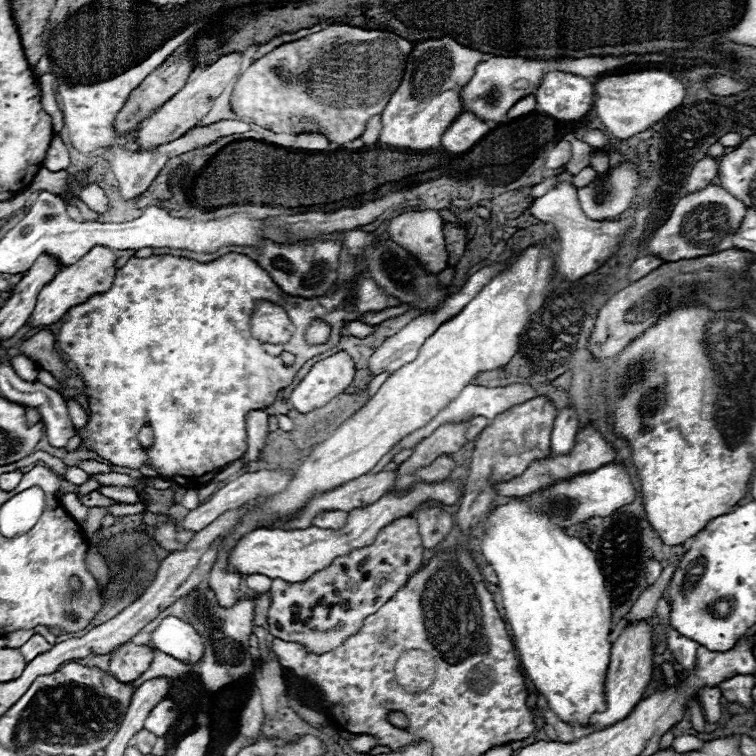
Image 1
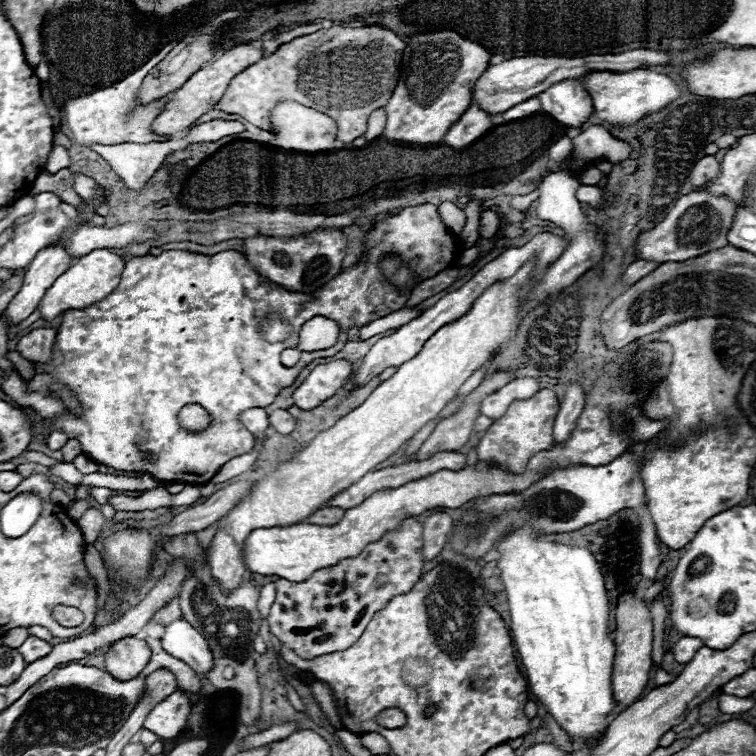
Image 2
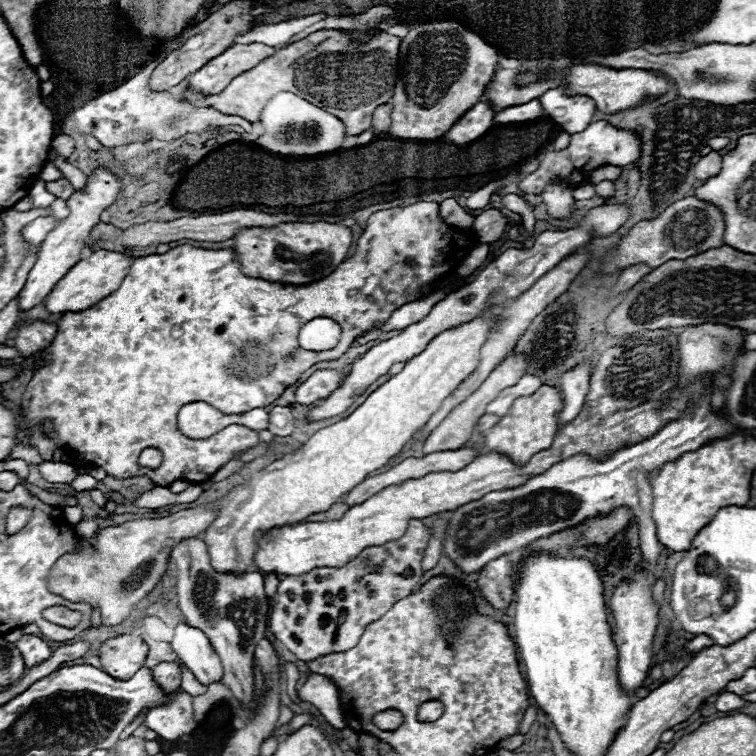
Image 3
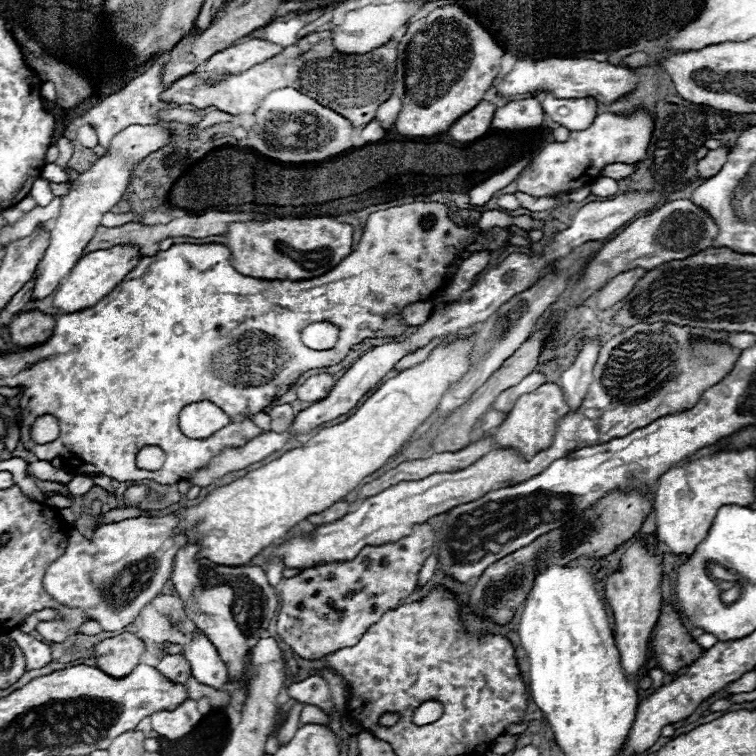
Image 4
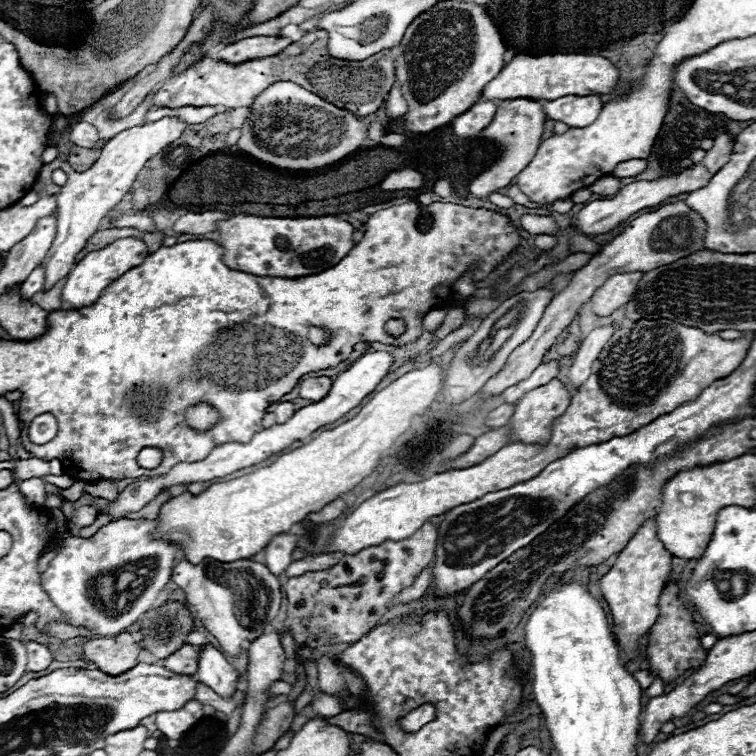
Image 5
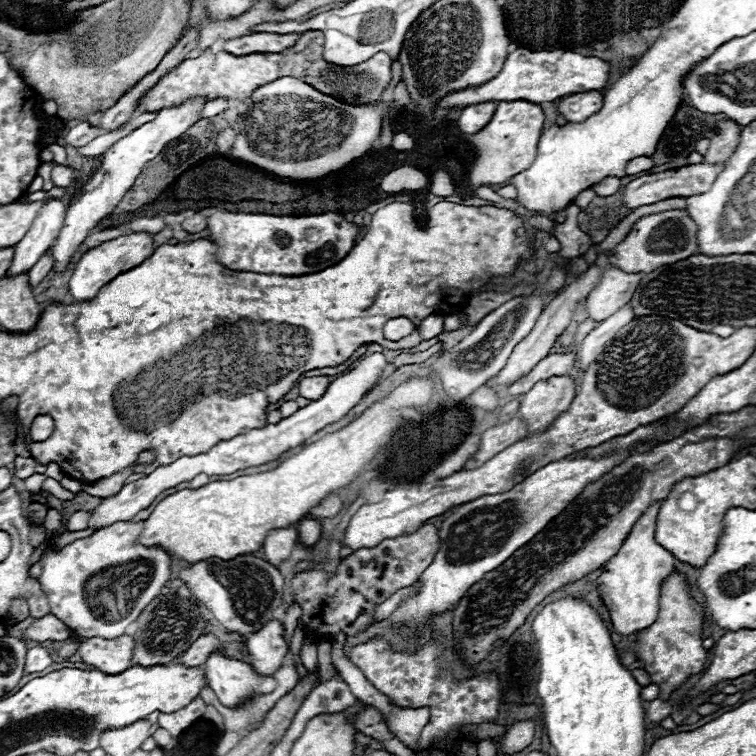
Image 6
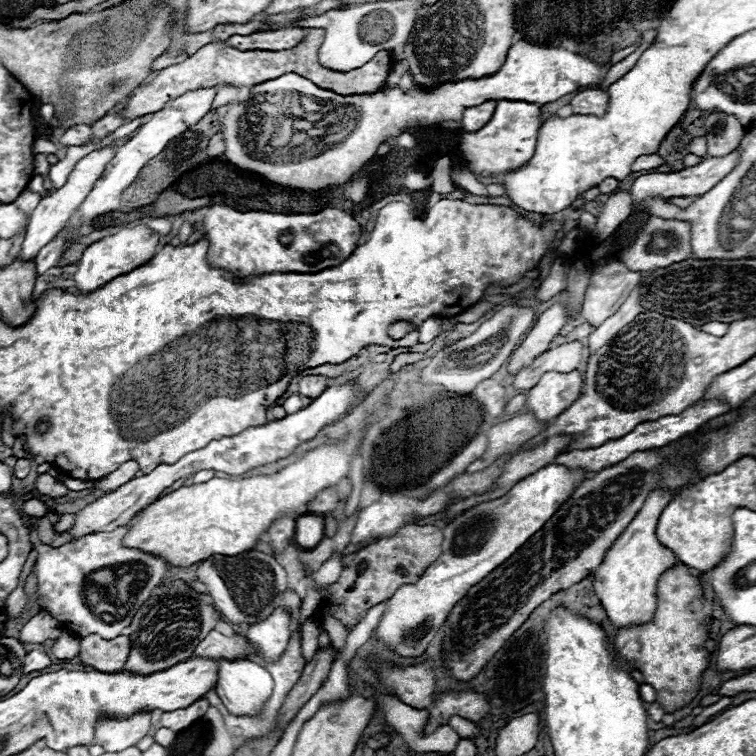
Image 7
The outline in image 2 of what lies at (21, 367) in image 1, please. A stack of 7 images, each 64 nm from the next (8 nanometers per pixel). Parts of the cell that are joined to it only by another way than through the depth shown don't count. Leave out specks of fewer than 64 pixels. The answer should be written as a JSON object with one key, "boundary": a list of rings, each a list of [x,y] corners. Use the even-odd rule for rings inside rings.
{"boundary":[[[8,352],[8,358],[12,360],[12,364],[20,370],[20,374],[26,378],[26,380],[32,380],[36,376],[36,370],[32,366],[32,362],[26,362],[18,352]]]}

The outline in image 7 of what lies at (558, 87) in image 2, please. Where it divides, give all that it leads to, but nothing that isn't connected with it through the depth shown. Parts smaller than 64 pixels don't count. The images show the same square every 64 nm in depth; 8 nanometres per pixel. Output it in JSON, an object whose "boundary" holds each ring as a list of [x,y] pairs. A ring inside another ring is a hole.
{"boundary":[[[594,88],[578,92],[570,100],[574,116],[578,116],[578,114],[596,114],[596,116],[602,116],[606,112],[606,104],[608,104],[608,92],[606,90],[594,90]]]}

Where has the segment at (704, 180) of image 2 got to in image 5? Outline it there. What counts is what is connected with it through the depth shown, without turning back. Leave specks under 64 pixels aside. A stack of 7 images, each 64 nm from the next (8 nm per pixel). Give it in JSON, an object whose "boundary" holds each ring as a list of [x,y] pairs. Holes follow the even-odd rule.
{"boundary":[[[720,134],[716,140],[714,140],[714,146],[706,152],[704,160],[700,162],[710,174],[716,174],[730,158],[732,154],[732,146],[734,146],[734,140],[730,138],[730,134]]]}

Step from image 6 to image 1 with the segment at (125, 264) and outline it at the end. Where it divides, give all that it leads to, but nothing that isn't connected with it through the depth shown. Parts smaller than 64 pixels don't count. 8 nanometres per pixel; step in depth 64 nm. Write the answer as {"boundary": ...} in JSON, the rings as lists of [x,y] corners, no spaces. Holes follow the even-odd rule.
{"boundary":[[[94,246],[88,254],[84,254],[76,264],[60,270],[56,274],[56,278],[52,278],[52,282],[48,282],[40,294],[38,294],[38,302],[28,318],[28,324],[32,328],[36,326],[50,326],[50,324],[56,324],[72,306],[76,304],[82,304],[86,302],[92,294],[102,294],[106,292],[110,286],[112,286],[112,280],[114,280],[114,274],[116,274],[116,268],[114,268],[114,262],[116,262],[116,256],[110,248],[104,248],[104,246]]]}

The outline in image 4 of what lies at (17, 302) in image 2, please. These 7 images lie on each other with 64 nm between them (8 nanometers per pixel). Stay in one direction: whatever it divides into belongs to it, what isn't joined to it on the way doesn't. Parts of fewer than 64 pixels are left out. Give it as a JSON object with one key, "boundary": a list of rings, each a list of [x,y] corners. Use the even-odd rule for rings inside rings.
{"boundary":[[[128,126],[122,130],[108,148],[108,154],[100,158],[88,172],[82,172],[76,184],[70,184],[68,196],[62,198],[62,212],[54,222],[48,250],[44,252],[44,258],[40,260],[40,266],[36,266],[34,278],[36,286],[32,292],[32,300],[46,298],[56,290],[60,280],[72,270],[72,266],[82,258],[82,252],[90,238],[94,236],[96,228],[100,226],[100,220],[106,212],[110,212],[112,206],[116,206],[128,186],[130,172],[136,162],[146,158],[150,152],[160,150],[172,140],[160,126]]]}

